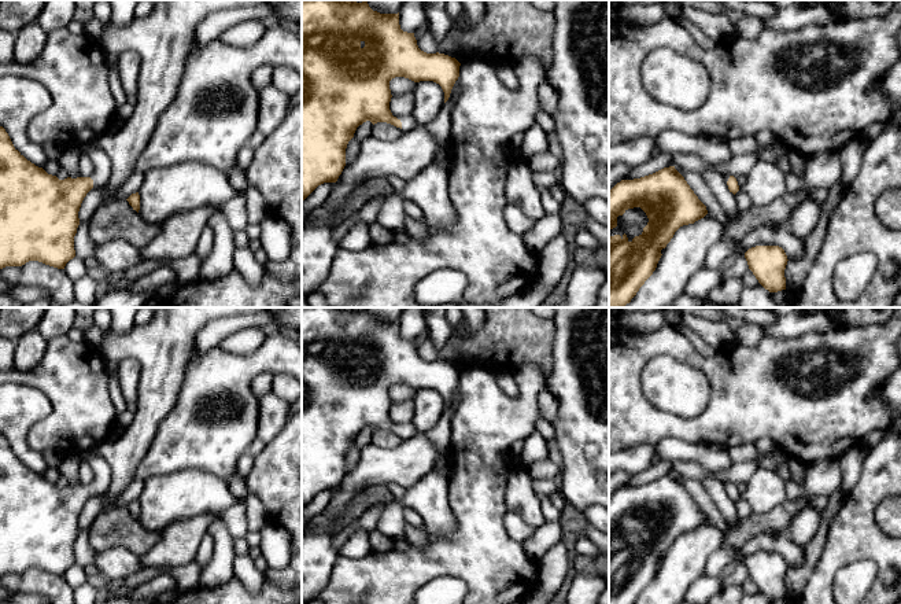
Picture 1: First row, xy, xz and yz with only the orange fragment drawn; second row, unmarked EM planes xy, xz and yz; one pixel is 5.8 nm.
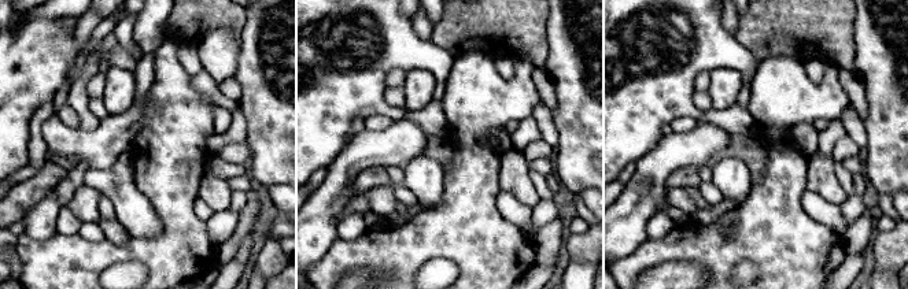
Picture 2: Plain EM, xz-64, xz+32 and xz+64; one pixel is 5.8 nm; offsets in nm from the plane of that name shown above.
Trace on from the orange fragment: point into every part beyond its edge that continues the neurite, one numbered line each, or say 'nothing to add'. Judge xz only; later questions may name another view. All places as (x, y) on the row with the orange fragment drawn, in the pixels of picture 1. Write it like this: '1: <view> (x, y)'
1: xz (407, 121)

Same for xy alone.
1: xy (102, 162)

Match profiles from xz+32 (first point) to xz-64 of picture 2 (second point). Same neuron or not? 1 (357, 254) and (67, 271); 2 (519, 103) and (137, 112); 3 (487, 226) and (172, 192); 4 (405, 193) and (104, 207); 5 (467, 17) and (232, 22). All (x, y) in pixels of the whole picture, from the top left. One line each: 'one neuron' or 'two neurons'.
1: one neuron
2: two neurons
3: one neuron
4: one neuron
5: one neuron

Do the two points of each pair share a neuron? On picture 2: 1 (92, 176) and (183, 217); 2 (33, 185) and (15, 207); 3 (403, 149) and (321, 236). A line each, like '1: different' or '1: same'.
1: different
2: same
3: same

